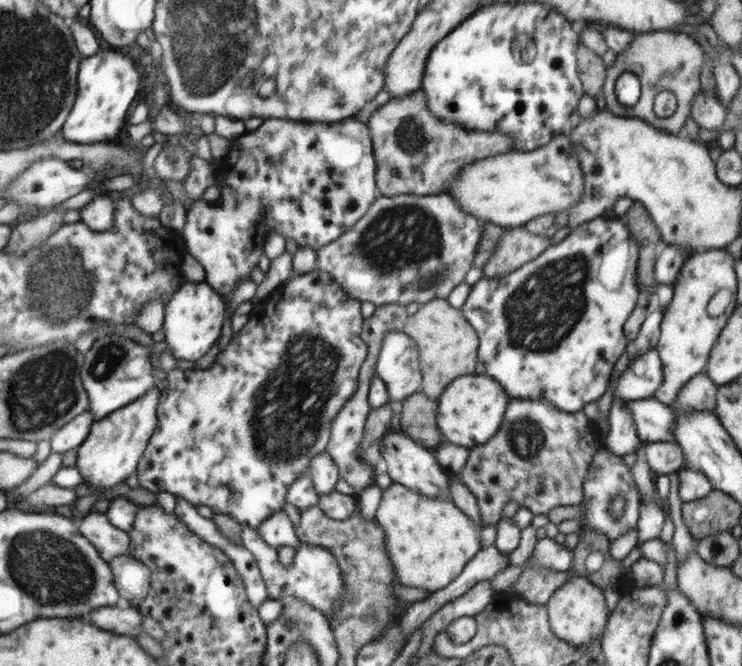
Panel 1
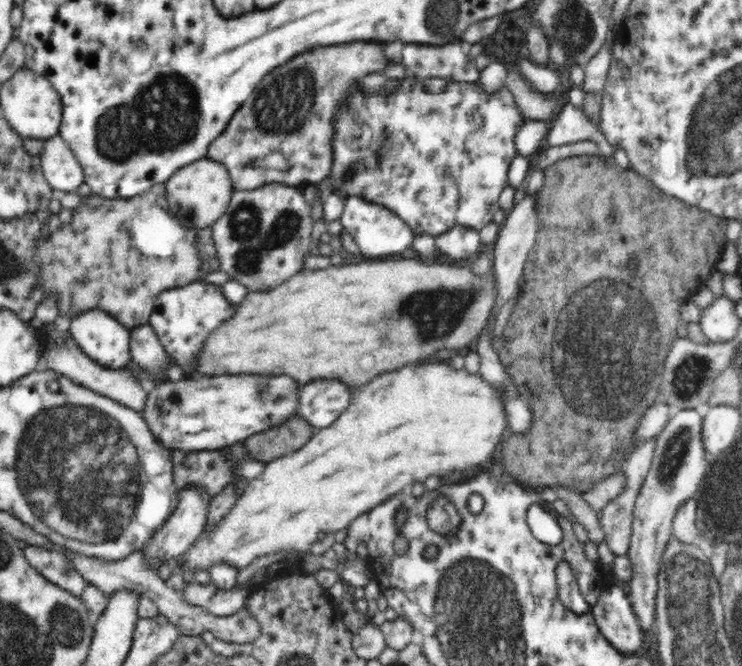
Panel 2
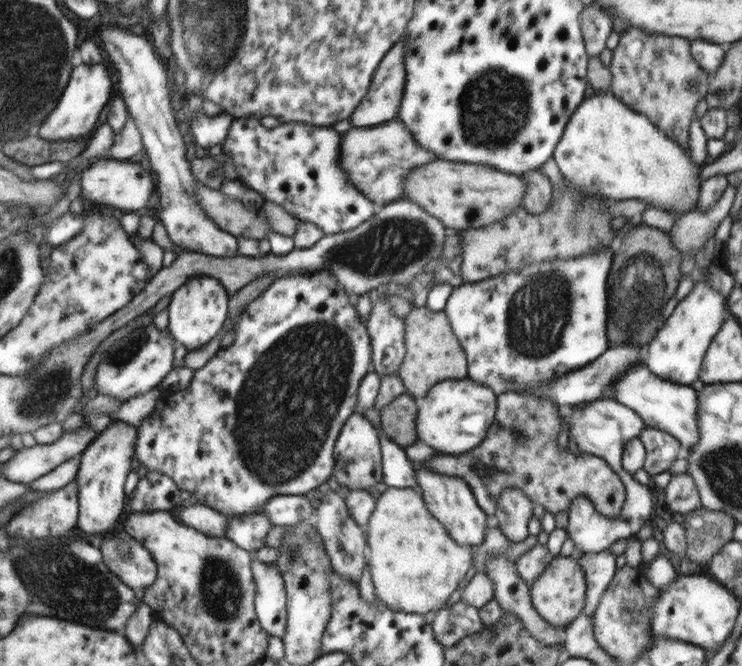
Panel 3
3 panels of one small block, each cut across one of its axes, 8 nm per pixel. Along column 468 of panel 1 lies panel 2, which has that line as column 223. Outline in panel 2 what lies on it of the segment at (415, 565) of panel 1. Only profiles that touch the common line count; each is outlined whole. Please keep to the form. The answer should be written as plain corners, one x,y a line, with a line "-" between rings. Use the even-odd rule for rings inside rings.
430,361
426,364
407,365
397,371
375,376
354,392
349,407
331,425
326,428
314,428
311,439
307,441
303,448
298,449
298,452
290,453
288,456
266,463
266,470
264,470
262,476
258,476
256,480
248,481
246,490
235,501
230,512
224,515
224,520
218,524
214,534
201,534
200,538
197,538
196,542
182,554
184,568
186,570
192,570
192,568
194,570
206,570
208,564
227,563
242,570
244,566
248,566
258,556
272,554
272,552
278,552
278,550
290,550
292,548
292,550
304,550
307,553
310,545
318,540
320,532
346,530
358,516
373,510
390,497
408,491
415,483
424,485
428,476
442,478
442,476
452,474
456,470
464,472
464,470
470,470
470,468
476,468
476,466
484,464
488,458
492,458
494,448
498,446
498,440
502,440
502,428
506,428
506,412
502,410
502,402
496,394
496,392
502,392
503,394
504,391
501,386
486,382
479,372
469,373
464,369
456,370
451,366
446,366
446,361
444,361
444,364

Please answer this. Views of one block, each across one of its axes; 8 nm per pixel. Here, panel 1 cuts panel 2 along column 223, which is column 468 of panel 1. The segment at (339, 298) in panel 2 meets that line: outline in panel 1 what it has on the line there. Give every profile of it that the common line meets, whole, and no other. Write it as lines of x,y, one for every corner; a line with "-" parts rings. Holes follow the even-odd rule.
433,299
420,305
413,315
408,316
404,331
407,336
413,336
413,340
417,340
416,348
421,348
425,388
420,388
419,391
426,397
436,400
453,379
471,375
475,371
479,337
460,309
453,308
446,299

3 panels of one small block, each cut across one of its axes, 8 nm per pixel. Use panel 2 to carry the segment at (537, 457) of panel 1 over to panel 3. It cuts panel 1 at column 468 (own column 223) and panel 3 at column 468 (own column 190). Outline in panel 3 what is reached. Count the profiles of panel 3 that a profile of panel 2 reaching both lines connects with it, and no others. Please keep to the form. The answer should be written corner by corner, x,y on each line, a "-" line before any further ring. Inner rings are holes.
504,392
496,395
494,419
487,429
486,435
479,446
471,451
455,456
437,455
427,461
417,462
417,466
425,467
429,472
453,476
465,481
475,494
476,503
484,510
487,518
492,519
498,506
499,493
505,489
519,489
529,500
540,504
551,515
561,511
568,511
573,498
580,495
592,501
597,513
611,519
619,515
621,506
624,504
624,484
617,478
616,473
597,456
583,454
576,449
559,450
557,446
557,434
559,434
559,414
557,406
548,398
540,399
523,392

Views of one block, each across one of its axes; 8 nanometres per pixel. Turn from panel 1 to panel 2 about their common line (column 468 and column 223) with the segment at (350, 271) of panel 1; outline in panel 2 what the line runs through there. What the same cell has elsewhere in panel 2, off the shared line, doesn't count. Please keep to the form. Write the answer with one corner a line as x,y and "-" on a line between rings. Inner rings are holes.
268,183
266,188
234,190
227,211
211,226
221,269
228,272
230,280
237,280
252,291
269,291
284,283
300,271
306,255
310,254
314,226
310,209
297,187

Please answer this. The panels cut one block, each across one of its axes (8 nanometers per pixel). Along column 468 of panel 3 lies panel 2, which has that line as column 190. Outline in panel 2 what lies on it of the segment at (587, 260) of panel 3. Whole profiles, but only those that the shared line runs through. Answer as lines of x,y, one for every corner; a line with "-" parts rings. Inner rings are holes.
201,280
194,281
186,286
165,289
158,294
148,323
169,354
169,362
180,367
184,378
202,377
197,363
194,363
202,344
222,323
234,316
237,308
238,304
232,304
224,296
220,285

